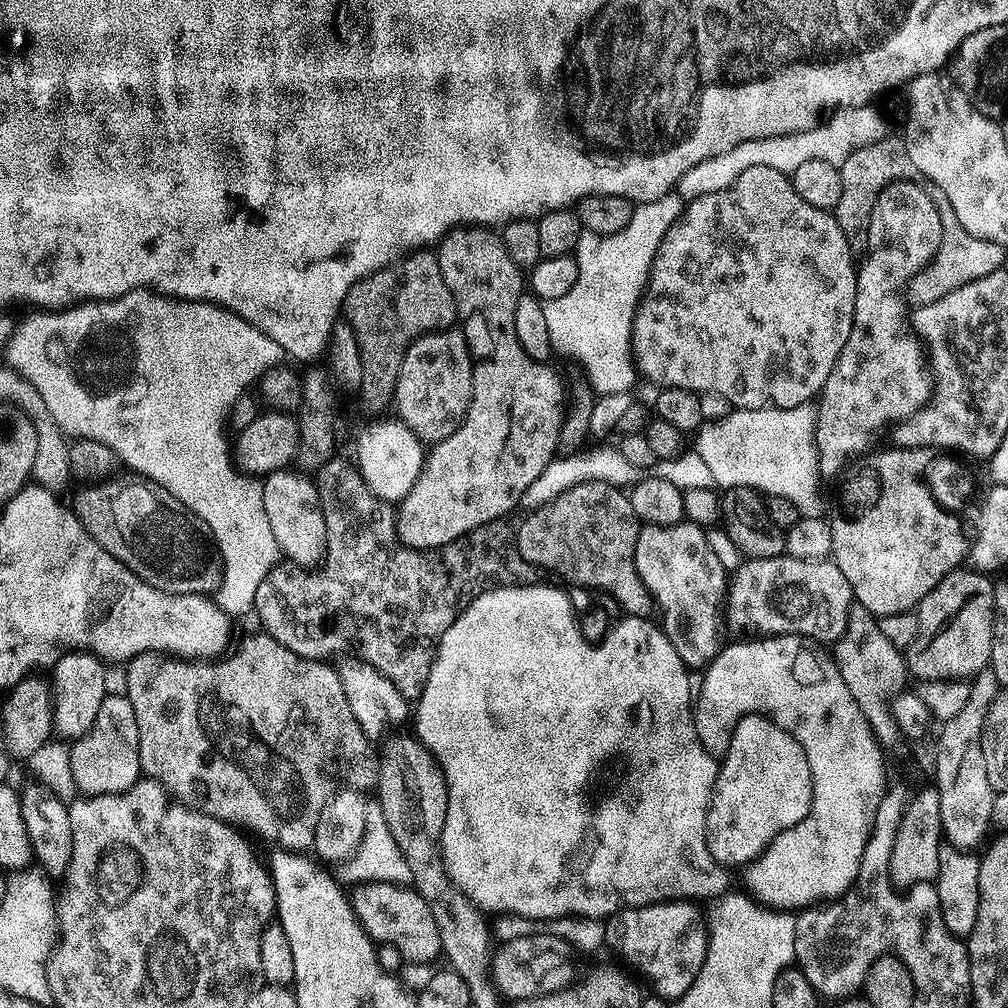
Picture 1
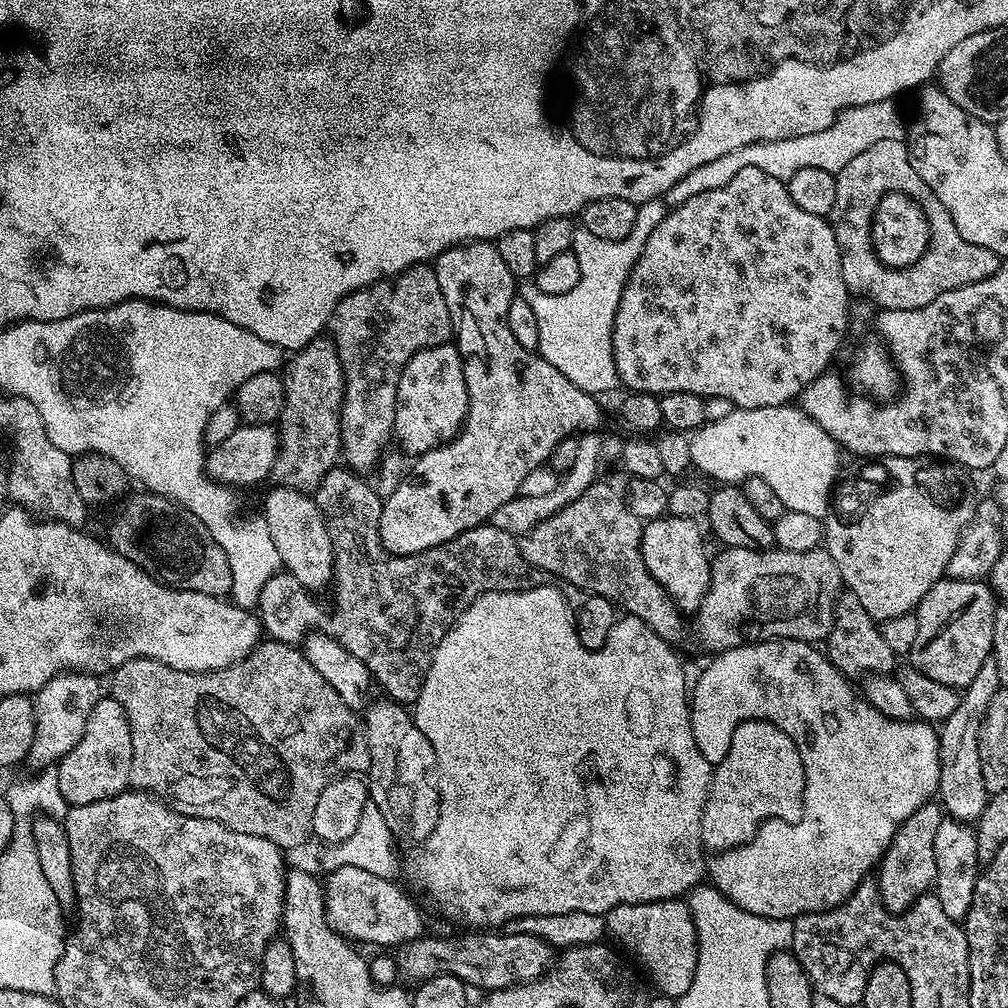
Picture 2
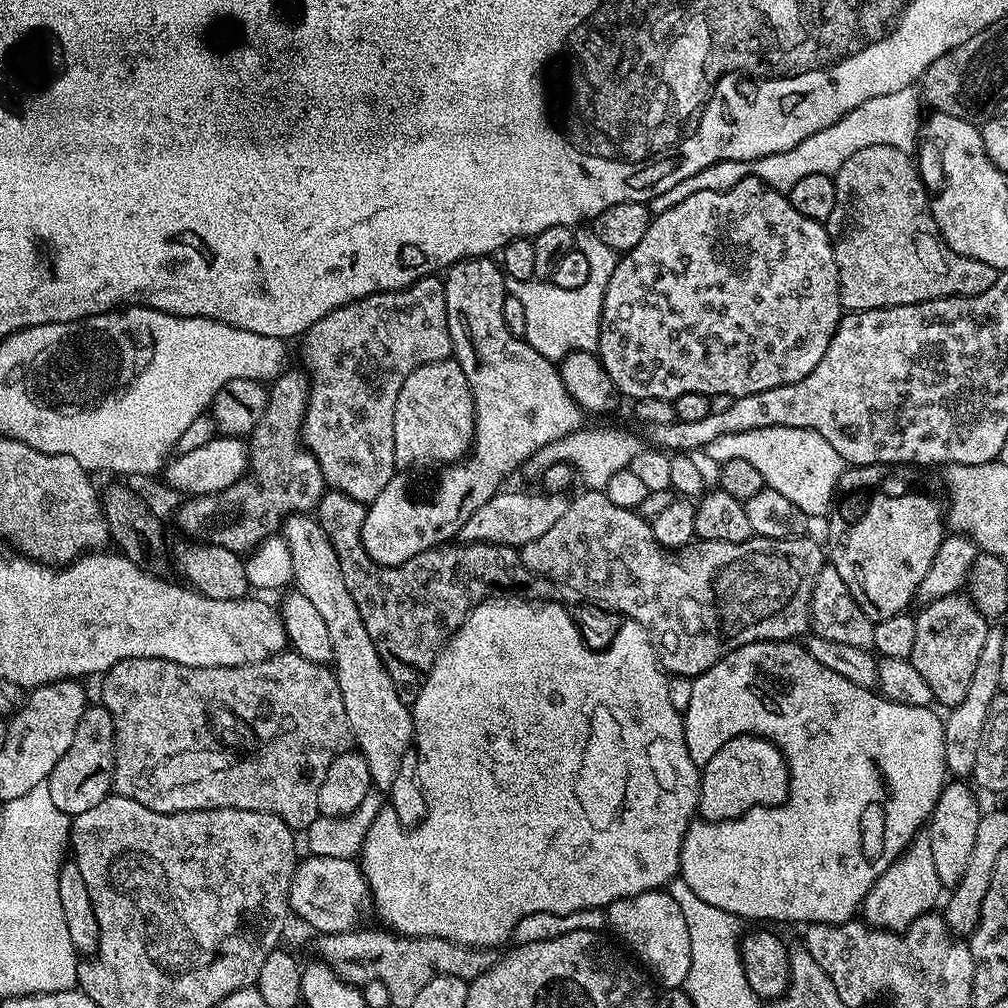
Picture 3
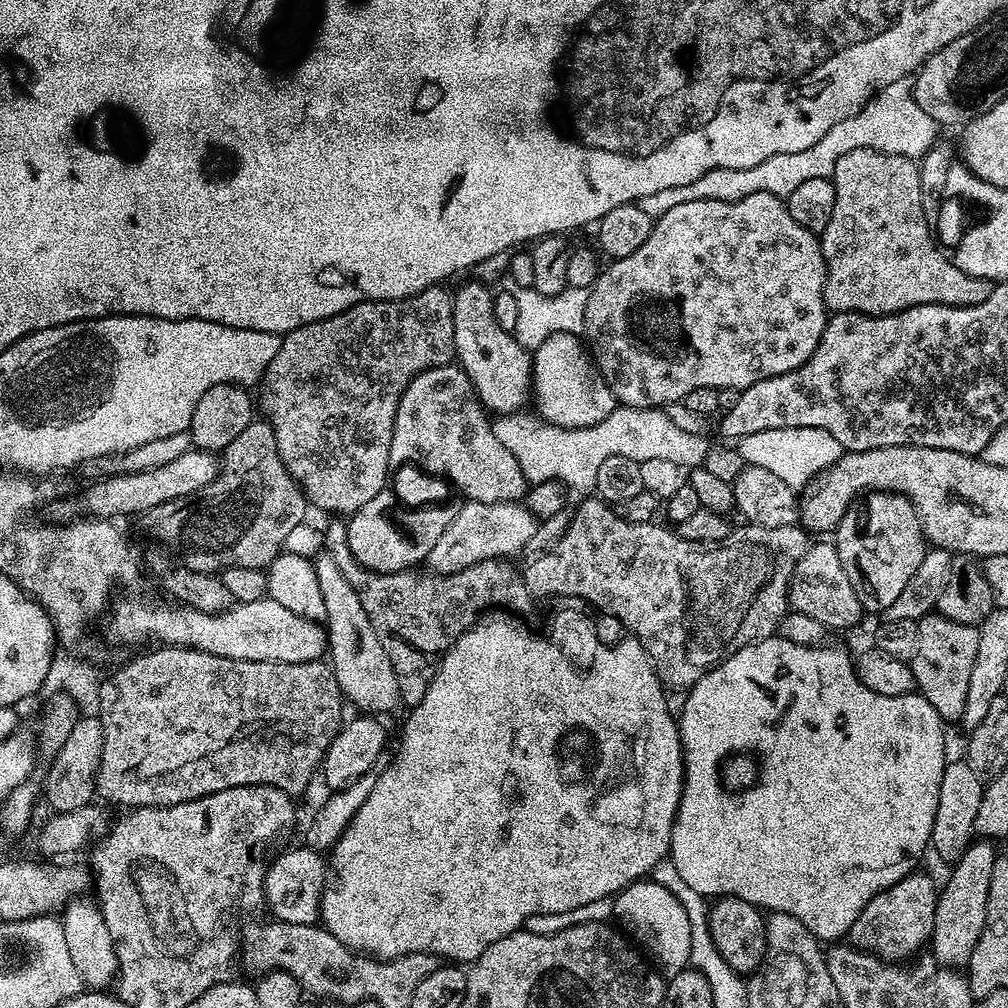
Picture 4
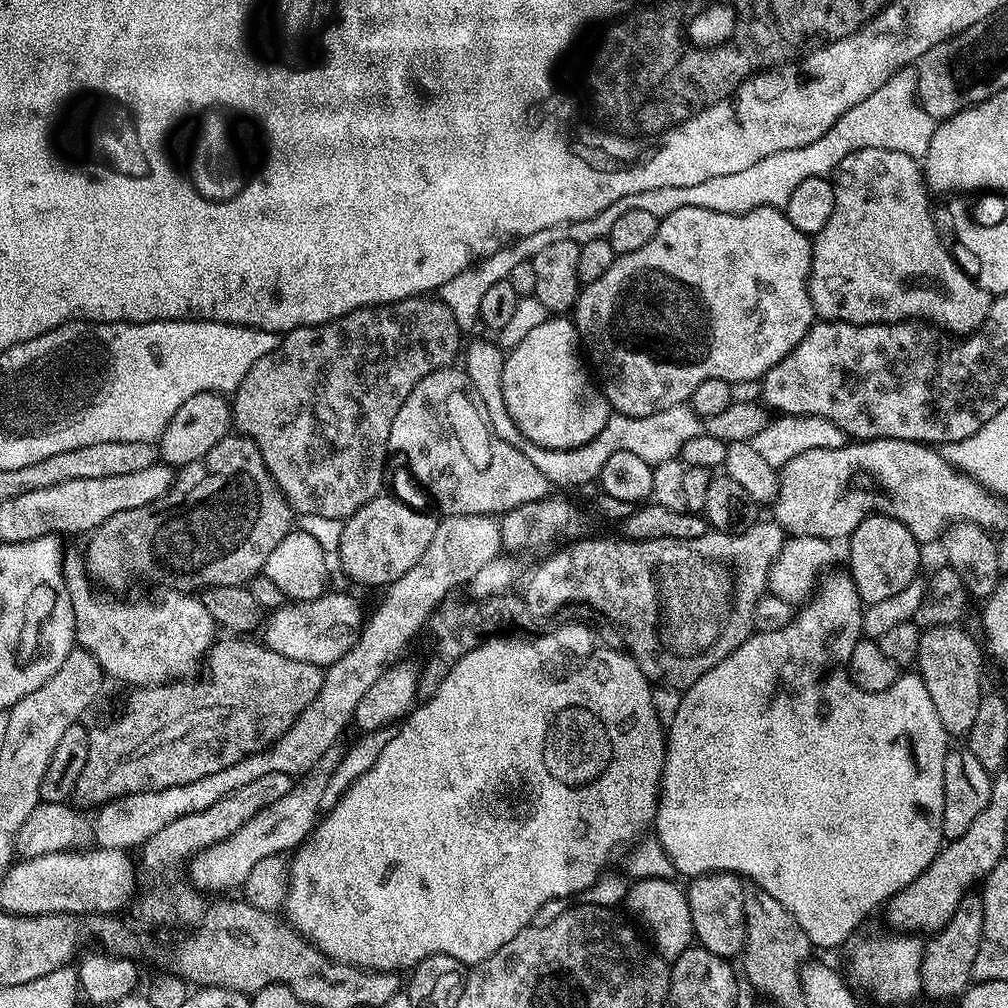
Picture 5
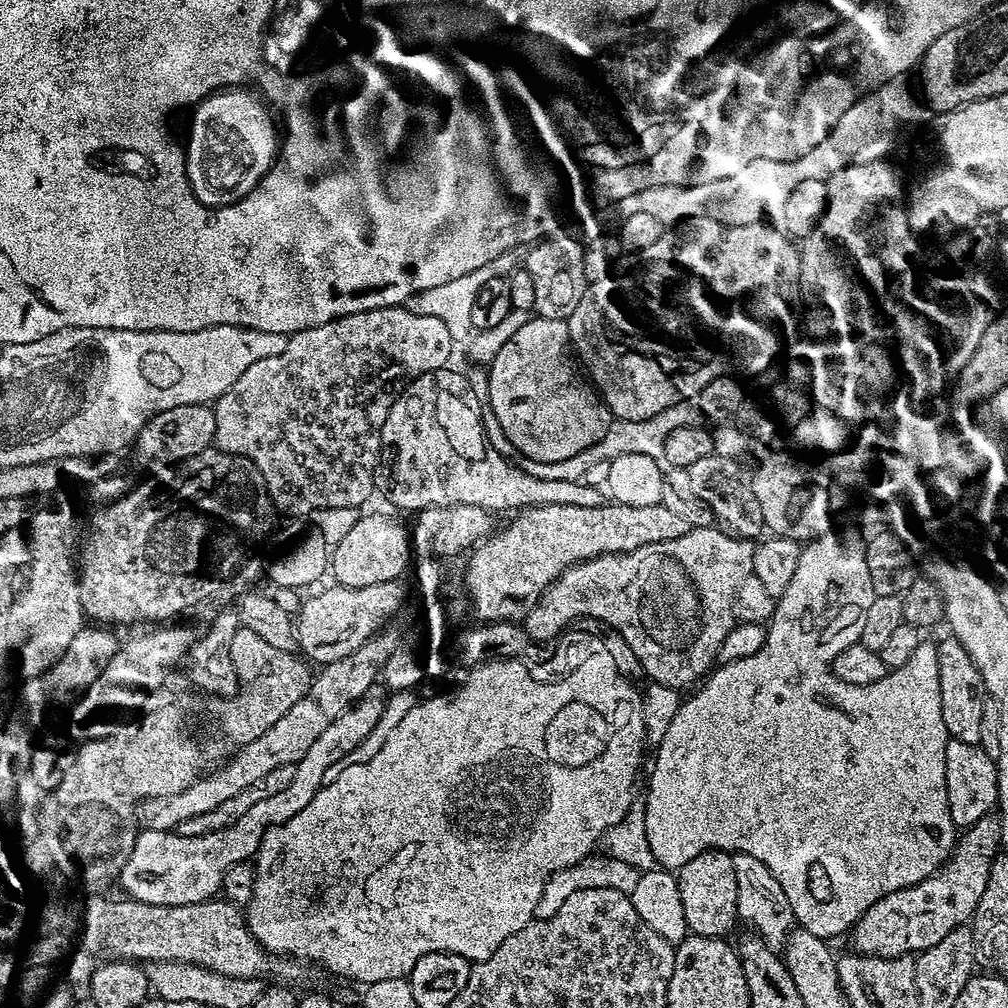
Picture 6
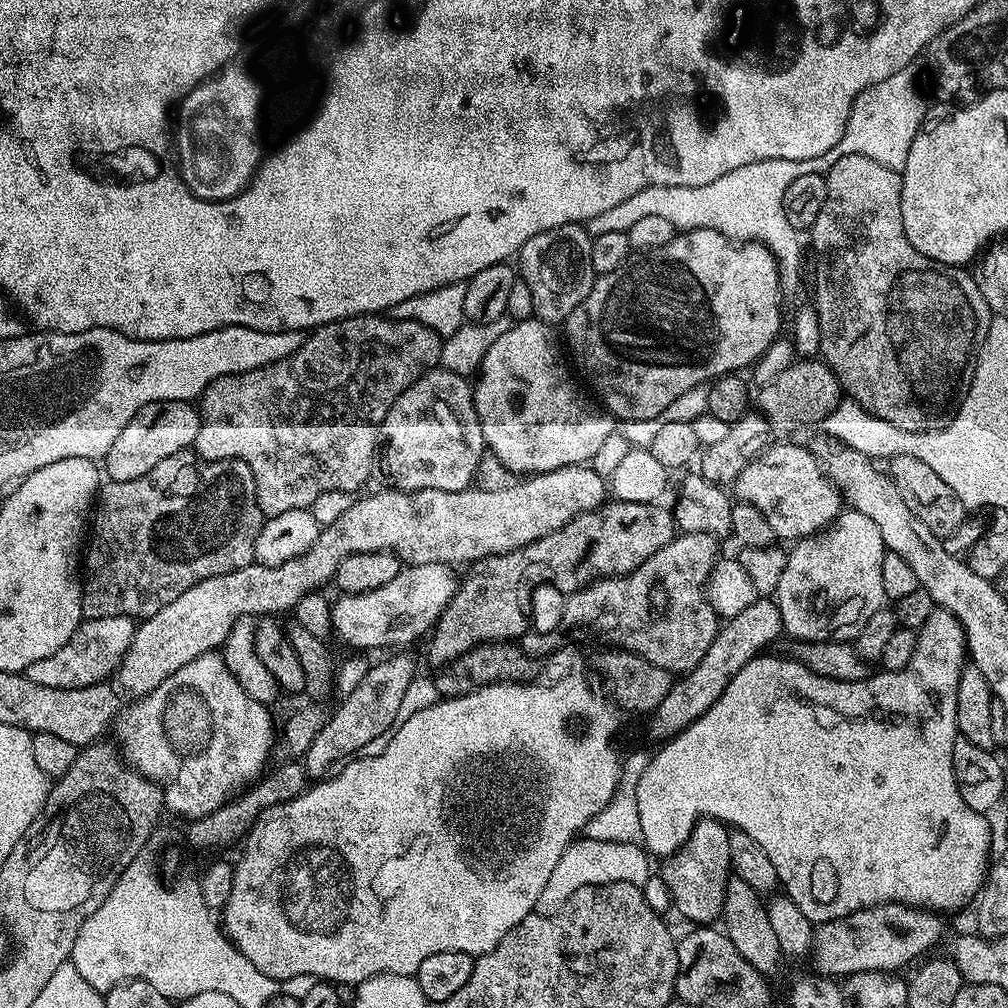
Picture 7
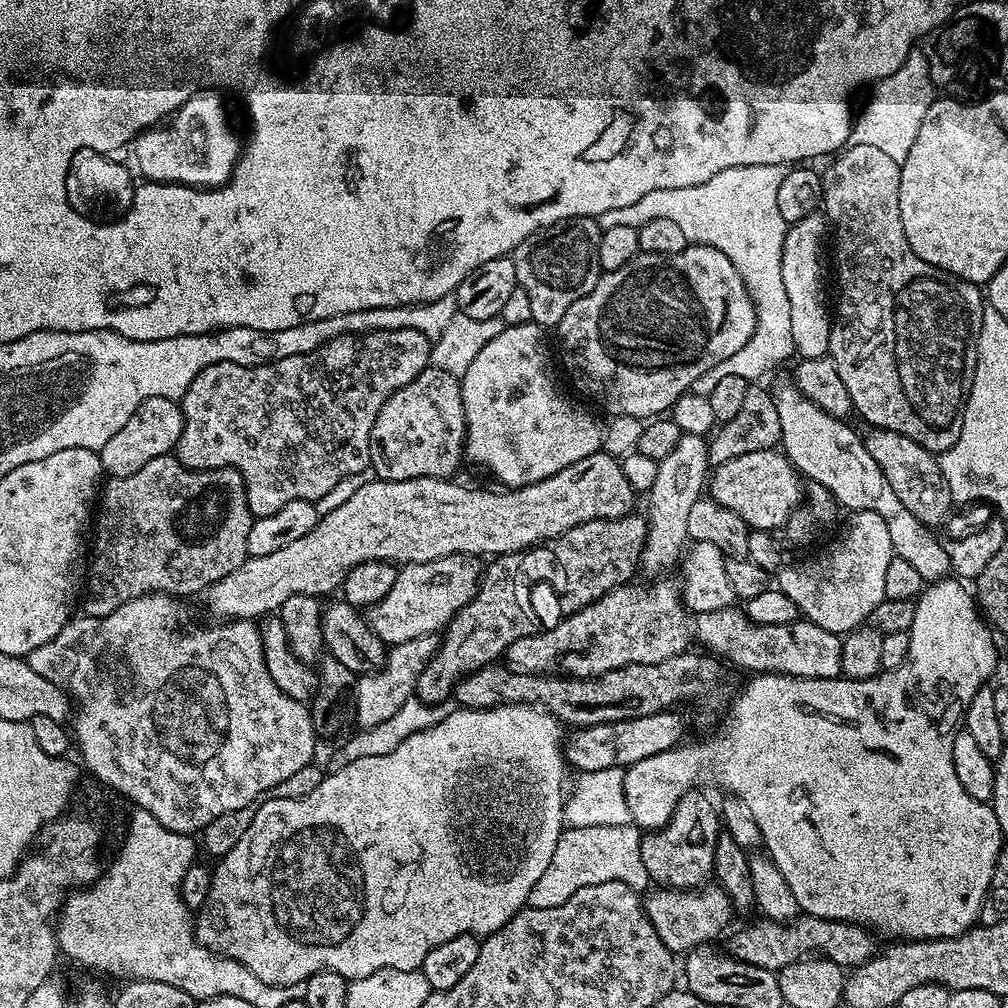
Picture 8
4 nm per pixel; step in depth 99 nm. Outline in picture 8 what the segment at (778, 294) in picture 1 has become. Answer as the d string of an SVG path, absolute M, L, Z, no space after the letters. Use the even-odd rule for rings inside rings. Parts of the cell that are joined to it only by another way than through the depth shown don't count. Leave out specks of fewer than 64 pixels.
M689 243L688 247L682 249L681 252L675 252L669 256L640 252L626 266L601 274L594 290L578 298L578 302L574 302L574 306L570 306L566 314L562 314L562 322L556 325L554 335L560 339L560 360L564 363L565 370L572 375L573 386L582 395L589 396L596 404L601 404L609 412L609 417L630 415L644 422L649 418L656 418L667 413L675 406L676 399L691 389L695 379L701 378L706 370L717 366L718 362L726 362L726 358L738 354L738 350L742 350L742 346L750 342L755 329L756 306L752 303L738 270L734 270L734 262L730 262L730 258L726 258L726 254L722 254L722 250L714 246Z

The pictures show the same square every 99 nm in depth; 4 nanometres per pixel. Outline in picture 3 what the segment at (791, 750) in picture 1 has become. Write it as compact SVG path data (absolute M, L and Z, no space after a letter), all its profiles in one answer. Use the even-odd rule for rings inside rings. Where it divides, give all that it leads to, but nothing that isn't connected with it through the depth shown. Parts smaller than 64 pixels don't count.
M738 735L703 765L699 815L705 820L734 820L750 809L777 807L787 800L789 770L784 754L762 736Z

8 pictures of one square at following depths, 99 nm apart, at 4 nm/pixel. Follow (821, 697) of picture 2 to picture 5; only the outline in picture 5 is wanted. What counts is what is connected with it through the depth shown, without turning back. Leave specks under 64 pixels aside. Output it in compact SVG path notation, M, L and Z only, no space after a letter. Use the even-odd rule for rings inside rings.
M833 571L825 575L822 587L793 615L792 621L773 632L756 632L749 636L738 650L734 650L718 666L706 670L694 686L683 689L680 705L672 716L672 725L666 728L664 749L664 773L660 779L660 801L656 807L654 839L666 850L677 873L685 878L706 876L709 873L733 872L745 881L760 888L770 898L778 898L790 914L802 926L813 949L839 949L850 938L850 934L876 907L887 905L894 894L898 894L918 874L922 874L934 862L934 858L945 843L942 830L942 806L944 805L944 763L950 750L948 731L934 710L934 702L926 690L926 682L915 671L905 671L896 679L890 690L864 692L852 683L845 667L852 657L854 646L861 639L863 603L857 594L852 577L847 571Z

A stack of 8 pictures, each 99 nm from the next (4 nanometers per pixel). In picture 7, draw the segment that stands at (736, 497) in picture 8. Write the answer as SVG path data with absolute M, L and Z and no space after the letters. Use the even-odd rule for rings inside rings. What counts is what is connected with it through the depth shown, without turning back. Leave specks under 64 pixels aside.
M773 443L758 458L754 458L754 462L750 462L750 466L746 466L746 470L742 470L738 474L734 492L743 503L753 504L758 506L758 510L762 510L762 518L766 518L766 522L770 522L774 534L781 541L795 542L803 540L805 536L822 532L842 511L840 489L832 483L828 473L824 471L817 453L813 449L811 452L810 449L803 448L800 444Z

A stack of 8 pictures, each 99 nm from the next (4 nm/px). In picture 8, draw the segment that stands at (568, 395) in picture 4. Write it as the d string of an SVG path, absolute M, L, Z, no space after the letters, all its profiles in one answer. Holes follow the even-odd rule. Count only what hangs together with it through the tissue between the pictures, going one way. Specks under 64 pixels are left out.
M534 323L505 326L498 338L486 342L482 351L470 362L470 370L460 380L464 417L468 431L464 442L467 459L489 468L505 489L530 486L566 470L574 462L582 462L590 454L601 451L602 424L586 409L560 393L560 388L548 377L548 360L544 357L545 329Z

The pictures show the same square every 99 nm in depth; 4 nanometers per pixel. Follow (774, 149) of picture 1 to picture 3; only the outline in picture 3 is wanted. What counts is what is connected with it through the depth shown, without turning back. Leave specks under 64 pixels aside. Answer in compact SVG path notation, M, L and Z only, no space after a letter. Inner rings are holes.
M916 84L906 86L902 90L894 90L894 94L881 94L878 98L870 98L870 102L862 102L862 106L854 106L854 110L850 110L842 118L838 118L838 122L834 122L834 126L826 126L826 130L818 130L818 134L810 134L810 138L798 142L798 146L794 146L790 150L782 150L778 154L766 154L757 160L723 160L717 164L706 166L706 170L698 170L698 174L690 174L690 178L682 178L682 182L670 186L670 190L666 190L666 194L658 194L653 200L647 201L648 210L653 216L666 214L666 210L670 210L670 206L678 206L678 202L690 198L690 194L698 194L702 190L718 190L719 192L730 190L734 186L738 186L738 182L751 176L770 185L775 192L787 194L794 186L794 182L799 182L801 178L806 178L810 174L826 174L835 177L842 162L846 162L846 158L850 158L850 154L858 154L858 150L866 150L866 146L894 146L898 150L911 153L917 147L920 139L920 125L922 123L920 106L922 107L921 89Z

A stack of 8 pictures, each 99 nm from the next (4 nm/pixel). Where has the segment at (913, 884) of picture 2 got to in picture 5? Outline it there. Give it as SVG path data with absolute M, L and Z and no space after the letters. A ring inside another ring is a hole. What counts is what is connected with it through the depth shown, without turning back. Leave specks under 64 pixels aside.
M872 923L856 927L842 946L842 952L848 955L847 975L853 981L856 979L880 1004L908 1004L922 992L925 941L919 935L889 930L883 923Z

